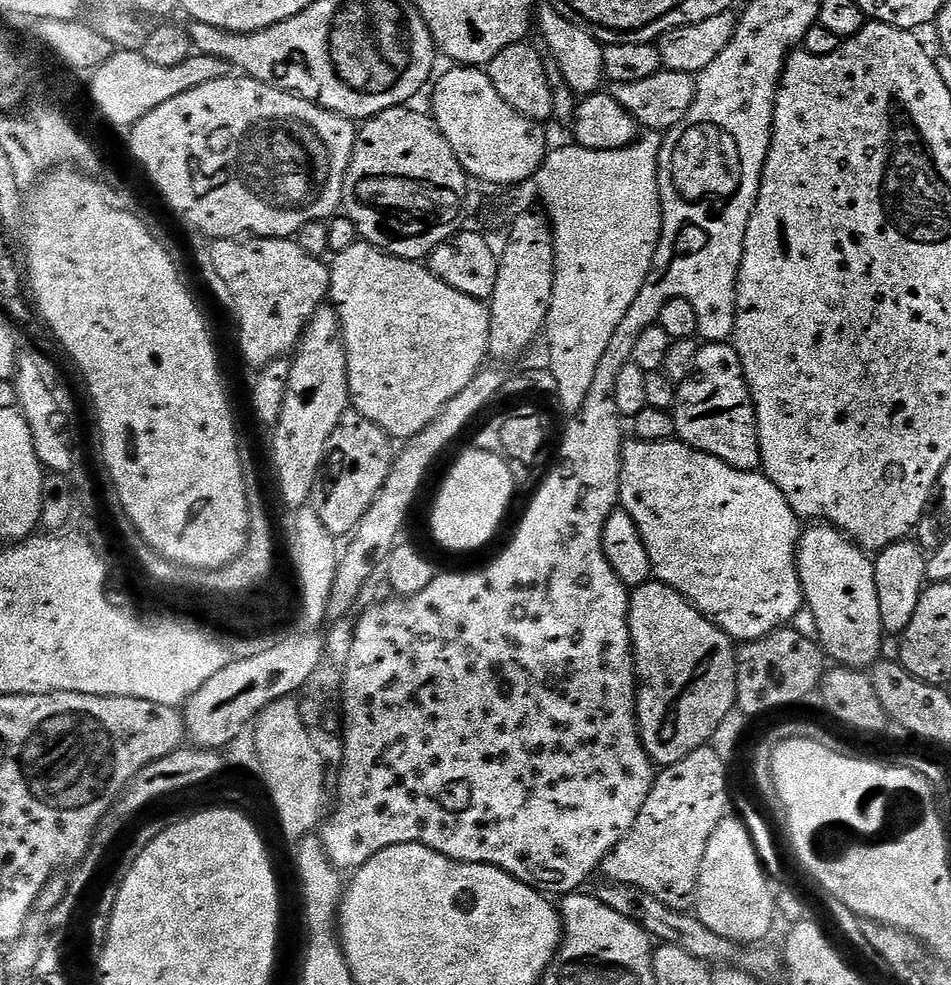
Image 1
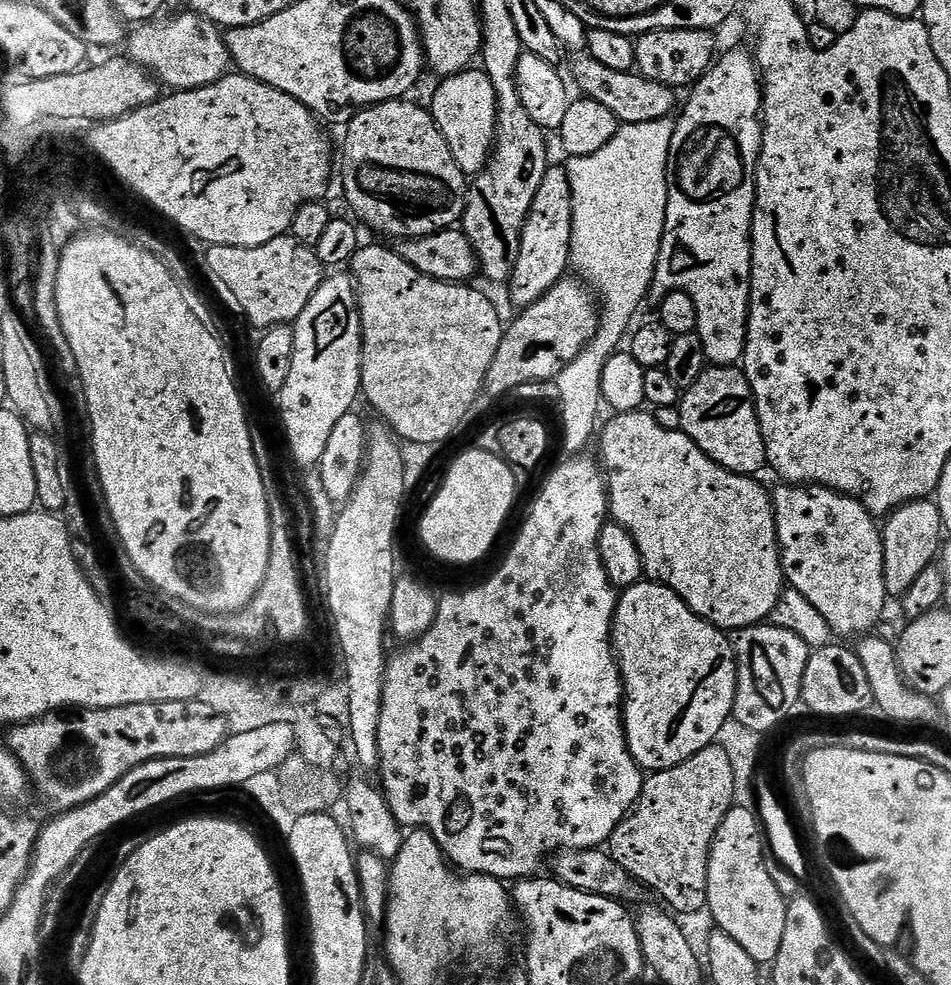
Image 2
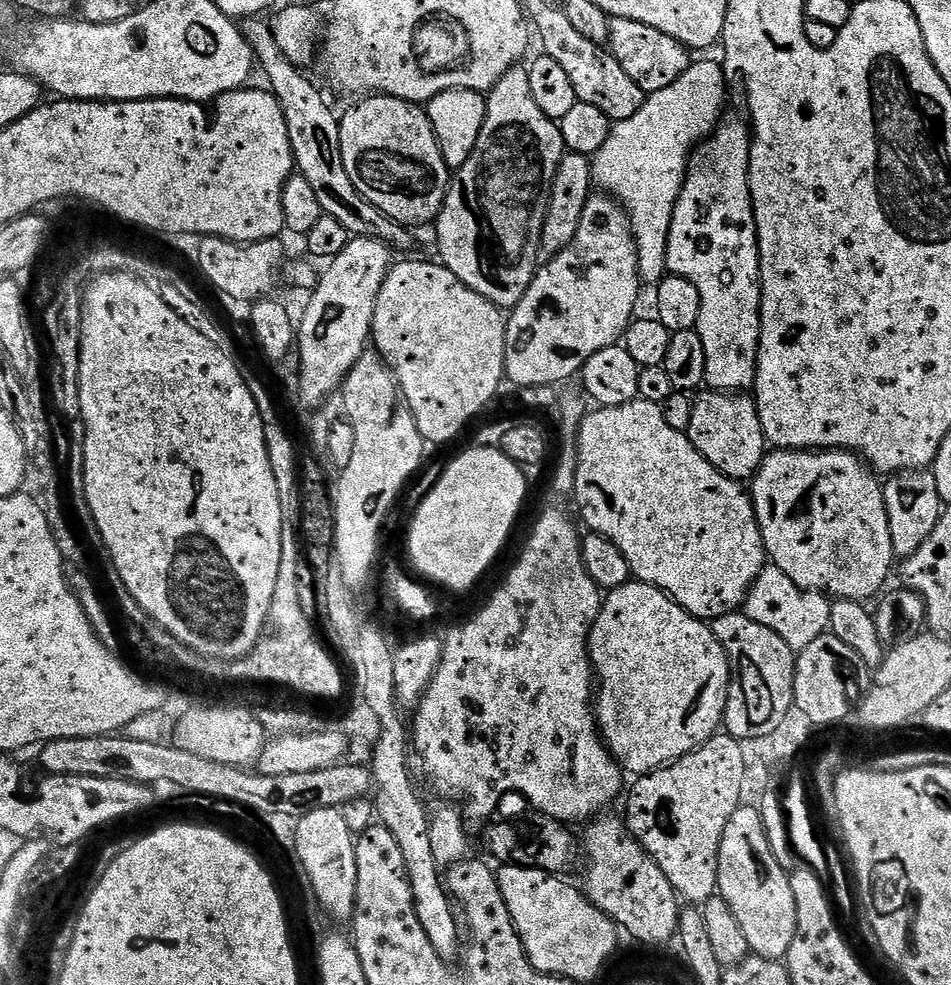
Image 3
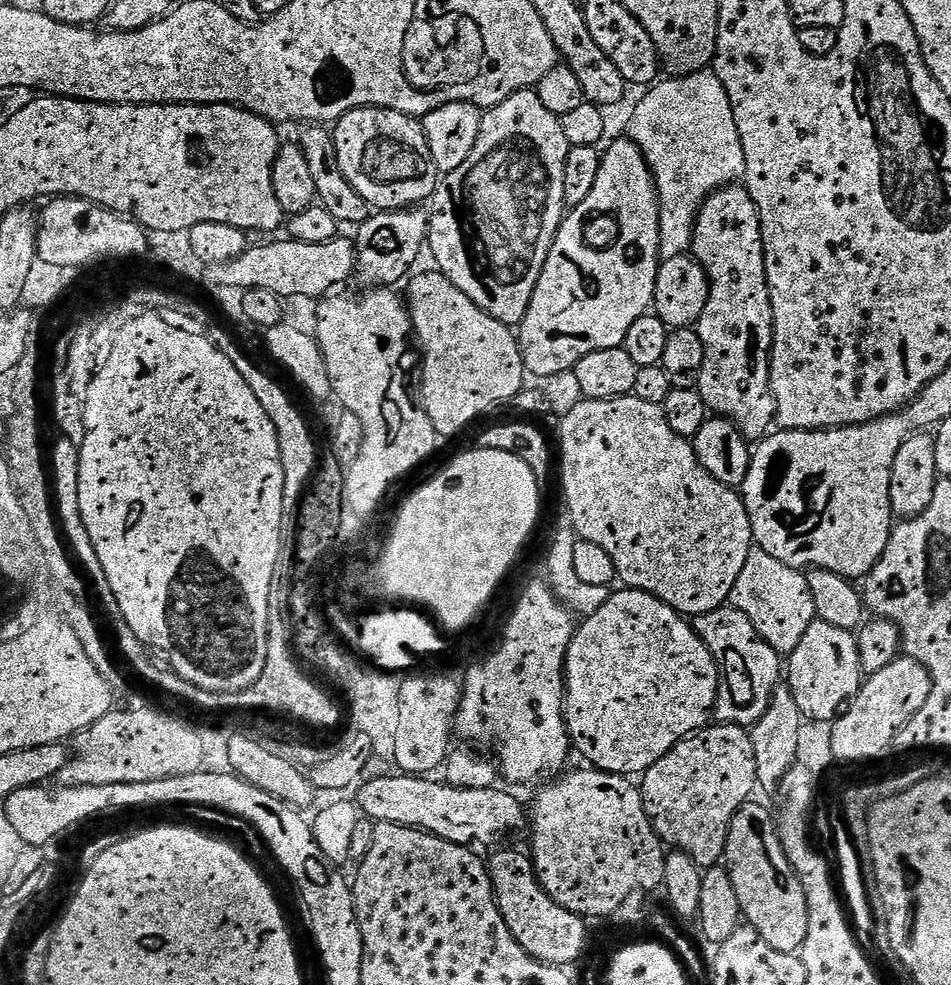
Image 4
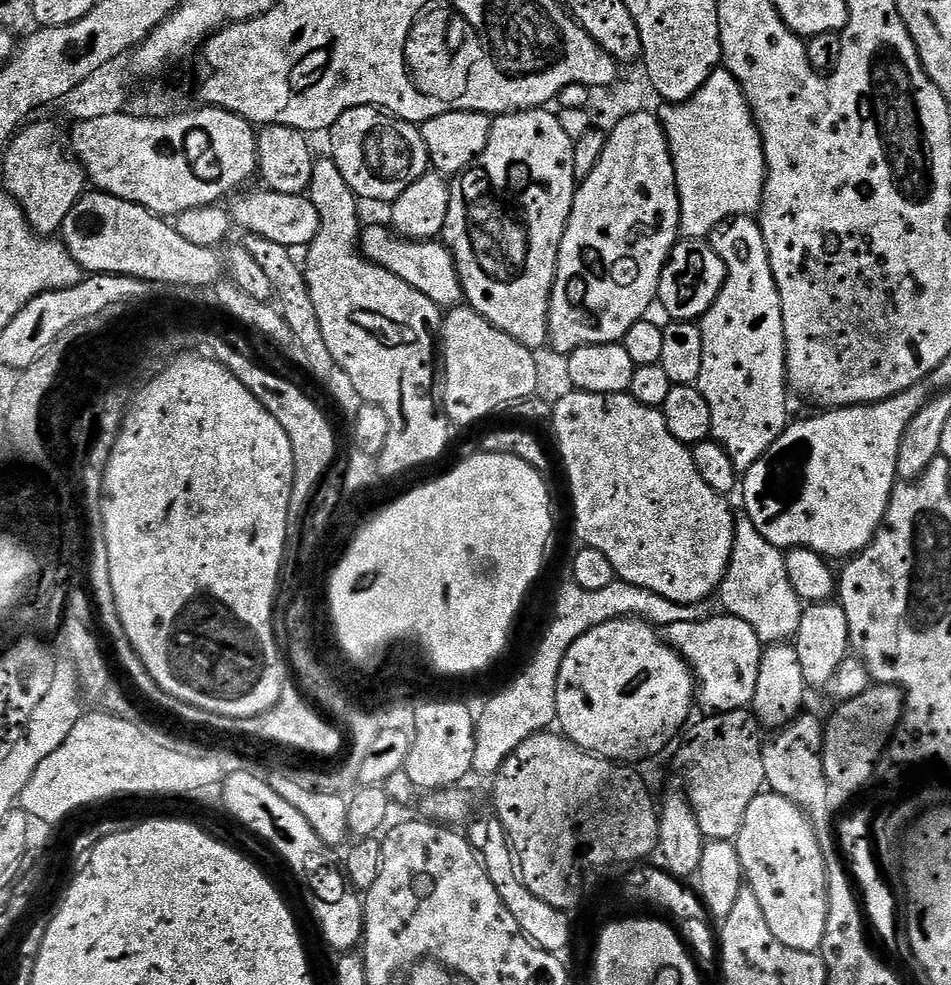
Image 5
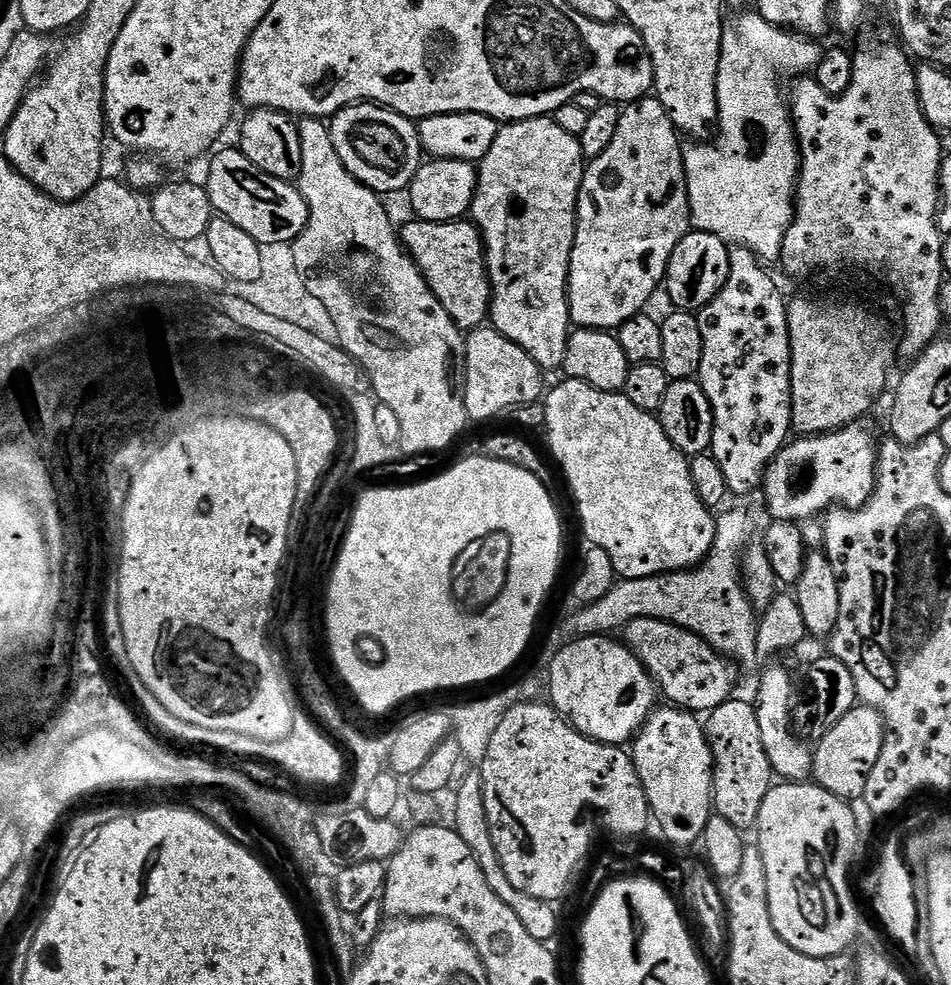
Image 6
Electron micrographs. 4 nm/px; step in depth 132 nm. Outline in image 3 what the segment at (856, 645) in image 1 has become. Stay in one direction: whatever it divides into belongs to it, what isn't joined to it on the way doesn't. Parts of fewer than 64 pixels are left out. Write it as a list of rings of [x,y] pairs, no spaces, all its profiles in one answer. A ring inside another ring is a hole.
[[[772,450],[765,455],[764,460],[760,463],[760,469],[750,481],[750,495],[752,505],[756,511],[758,518],[758,526],[762,534],[762,542],[764,543],[764,551],[767,559],[779,570],[782,570],[790,580],[797,584],[800,588],[808,592],[820,592],[828,598],[836,600],[854,600],[859,602],[868,602],[871,596],[873,598],[881,595],[884,583],[888,580],[888,575],[893,575],[894,564],[892,568],[892,560],[894,561],[894,553],[892,543],[890,542],[890,522],[886,514],[886,502],[884,501],[884,484],[876,481],[871,468],[864,463],[861,457],[855,452],[846,452],[843,450]]]

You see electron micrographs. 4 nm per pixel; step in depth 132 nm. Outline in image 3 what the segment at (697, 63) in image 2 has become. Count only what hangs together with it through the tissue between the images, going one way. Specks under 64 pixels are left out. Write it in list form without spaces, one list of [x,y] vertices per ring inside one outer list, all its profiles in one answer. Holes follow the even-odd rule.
[[[630,18],[610,19],[610,38],[606,47],[618,66],[626,70],[626,75],[645,94],[666,90],[666,86],[678,82],[678,78],[682,78],[682,74],[686,74],[686,70],[694,63],[693,53],[682,42],[670,38],[670,34],[662,34],[662,30],[654,30],[654,26],[646,26]]]

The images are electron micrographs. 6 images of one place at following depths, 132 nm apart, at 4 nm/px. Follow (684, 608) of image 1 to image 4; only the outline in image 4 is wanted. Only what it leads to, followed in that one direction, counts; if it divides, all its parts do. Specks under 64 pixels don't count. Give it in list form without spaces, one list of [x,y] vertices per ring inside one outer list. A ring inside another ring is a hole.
[[[627,586],[619,590],[621,592],[613,591],[609,594],[605,604],[599,610],[594,610],[594,614],[583,617],[582,623],[572,636],[564,663],[564,721],[568,727],[568,737],[572,740],[573,749],[577,753],[580,751],[588,759],[585,761],[597,772],[612,772],[616,776],[636,778],[648,772],[650,766],[654,766],[654,762],[658,762],[658,758],[662,758],[678,742],[697,735],[700,729],[709,723],[716,707],[716,696],[720,692],[720,671],[716,669],[716,659],[696,633],[695,627],[685,617],[654,594]]]

